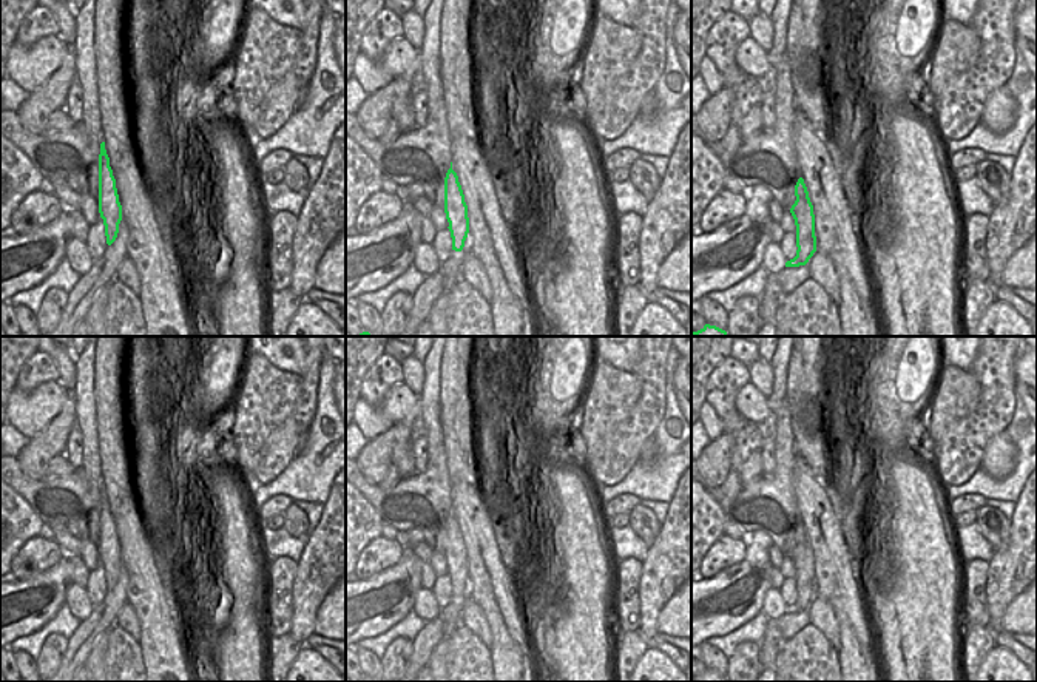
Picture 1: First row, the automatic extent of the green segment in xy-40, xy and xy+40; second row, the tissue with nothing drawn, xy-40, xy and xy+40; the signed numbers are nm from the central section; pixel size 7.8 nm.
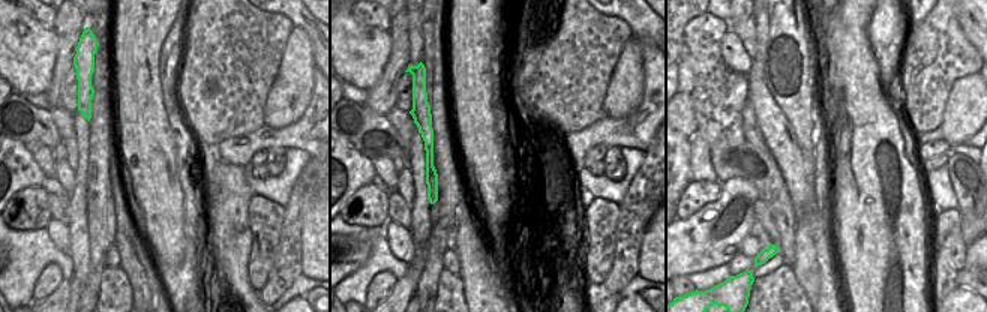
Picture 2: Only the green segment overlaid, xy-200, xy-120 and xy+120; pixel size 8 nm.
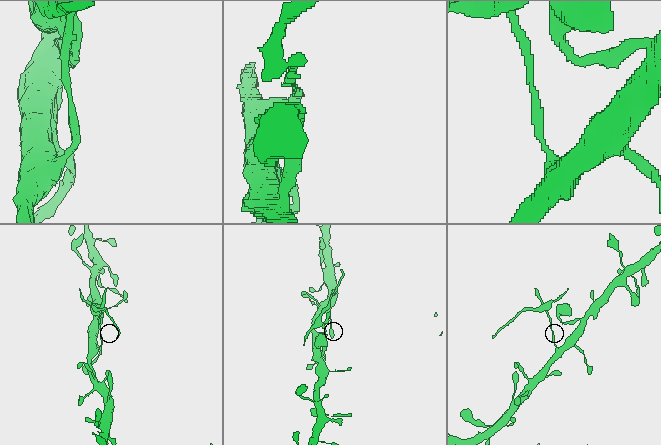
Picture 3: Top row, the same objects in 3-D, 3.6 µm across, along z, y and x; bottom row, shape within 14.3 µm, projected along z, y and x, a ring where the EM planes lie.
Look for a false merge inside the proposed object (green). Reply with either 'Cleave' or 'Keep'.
Cleave

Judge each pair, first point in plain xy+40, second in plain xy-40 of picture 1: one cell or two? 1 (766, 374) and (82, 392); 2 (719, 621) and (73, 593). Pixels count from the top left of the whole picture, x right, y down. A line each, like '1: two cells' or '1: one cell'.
1: two cells
2: two cells

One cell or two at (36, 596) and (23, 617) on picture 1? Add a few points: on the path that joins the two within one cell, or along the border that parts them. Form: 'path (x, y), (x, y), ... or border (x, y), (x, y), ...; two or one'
path (33, 600), (23, 613); one

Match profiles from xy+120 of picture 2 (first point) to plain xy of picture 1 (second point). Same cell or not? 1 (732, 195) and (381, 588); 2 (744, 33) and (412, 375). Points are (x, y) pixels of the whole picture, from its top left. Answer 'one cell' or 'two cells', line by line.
1: one cell
2: one cell

